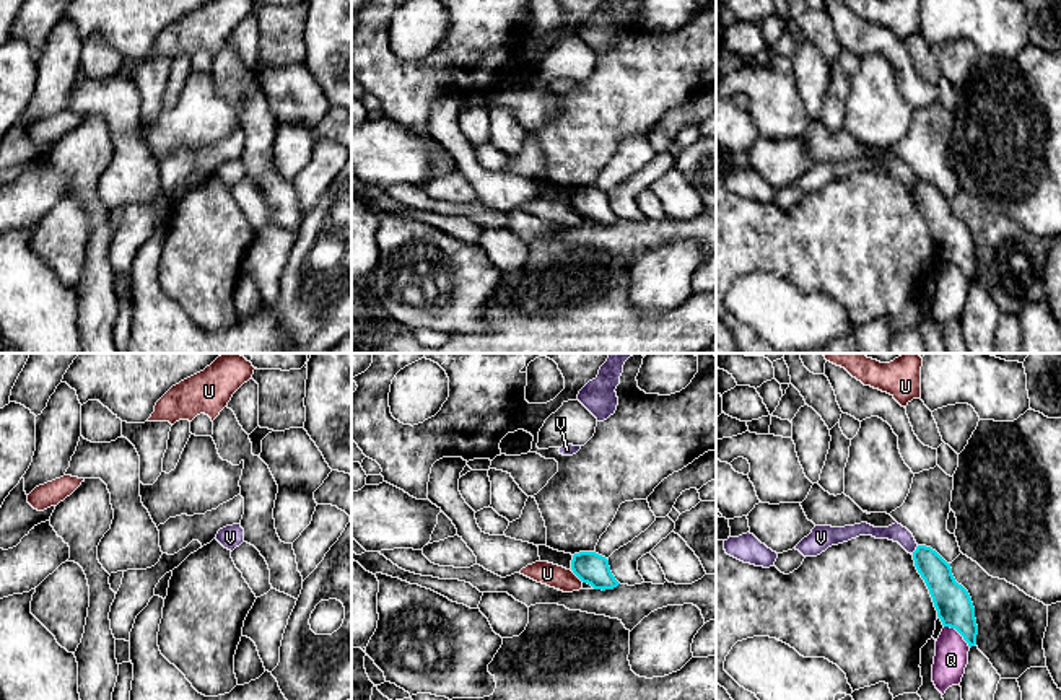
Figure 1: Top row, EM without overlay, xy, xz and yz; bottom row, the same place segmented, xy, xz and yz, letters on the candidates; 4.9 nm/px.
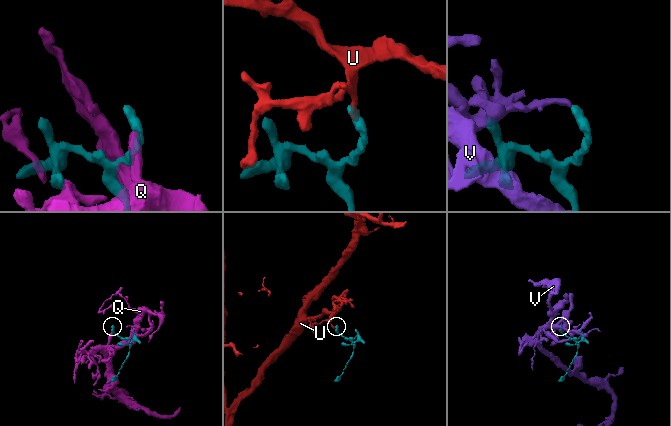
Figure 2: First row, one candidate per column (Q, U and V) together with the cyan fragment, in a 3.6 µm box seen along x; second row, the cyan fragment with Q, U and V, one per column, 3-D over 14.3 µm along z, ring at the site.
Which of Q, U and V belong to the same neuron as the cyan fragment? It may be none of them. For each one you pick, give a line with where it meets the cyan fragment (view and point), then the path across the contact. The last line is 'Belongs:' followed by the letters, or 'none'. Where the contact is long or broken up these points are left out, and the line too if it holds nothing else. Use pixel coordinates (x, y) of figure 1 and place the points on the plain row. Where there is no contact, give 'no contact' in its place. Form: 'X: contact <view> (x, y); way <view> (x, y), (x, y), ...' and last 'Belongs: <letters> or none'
Belongs: none

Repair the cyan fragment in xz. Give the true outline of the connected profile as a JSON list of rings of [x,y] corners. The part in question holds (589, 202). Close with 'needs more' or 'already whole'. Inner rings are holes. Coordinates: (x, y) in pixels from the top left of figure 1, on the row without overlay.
[[[579,187],[571,195],[573,208],[594,225],[613,225],[620,218],[610,207],[609,195],[596,187]]]; already whole

